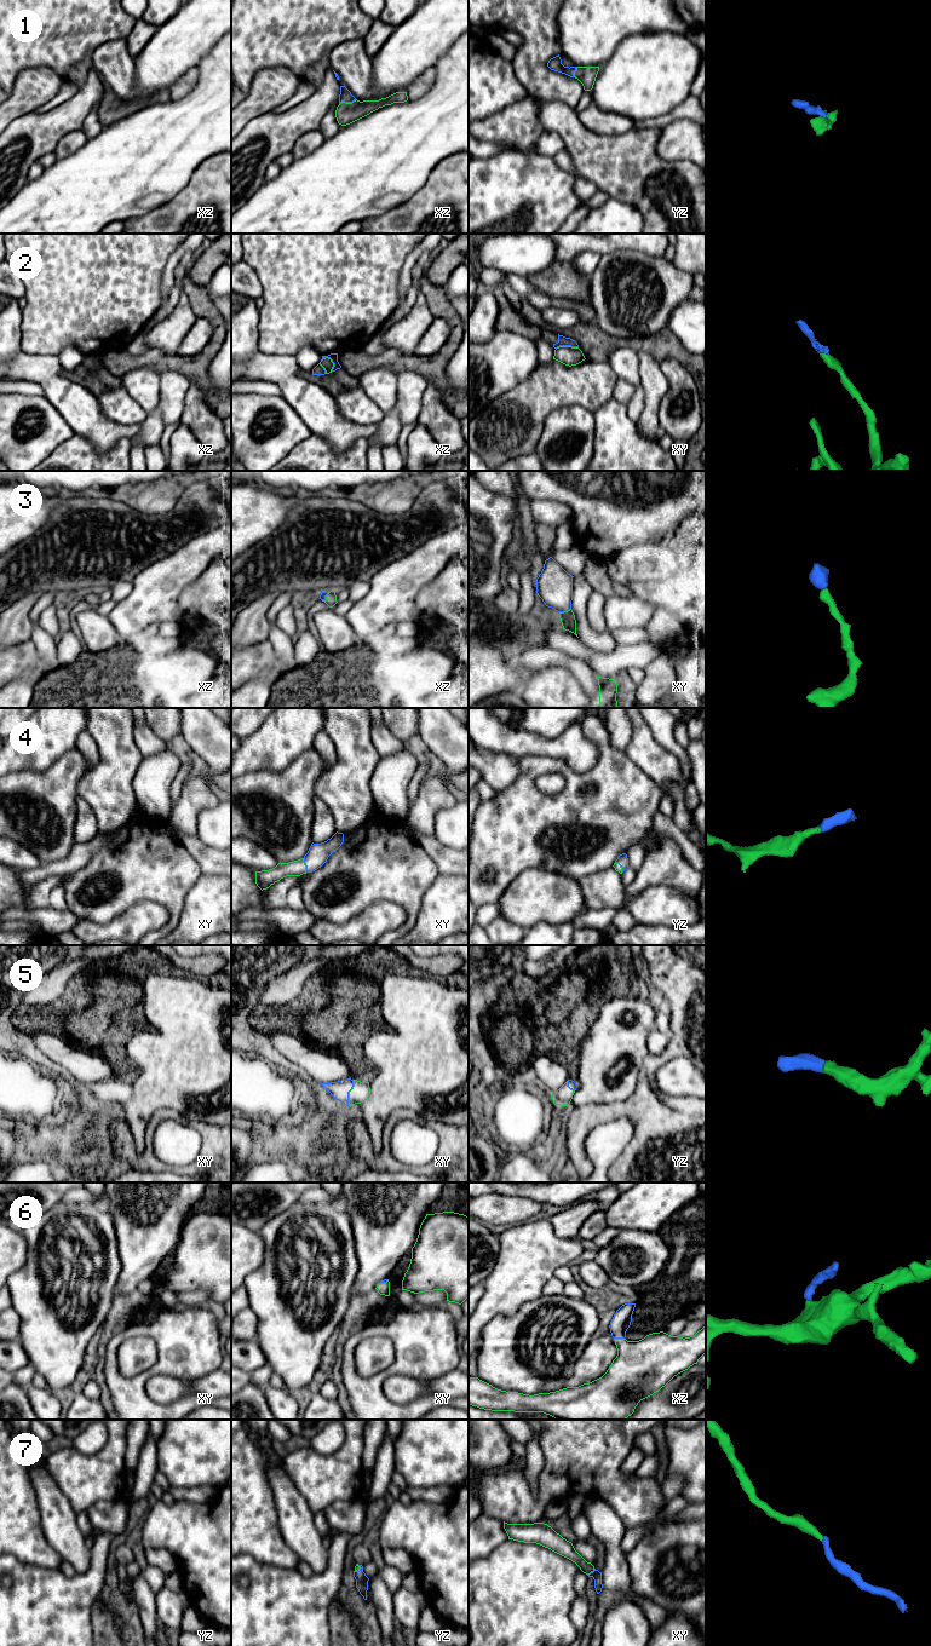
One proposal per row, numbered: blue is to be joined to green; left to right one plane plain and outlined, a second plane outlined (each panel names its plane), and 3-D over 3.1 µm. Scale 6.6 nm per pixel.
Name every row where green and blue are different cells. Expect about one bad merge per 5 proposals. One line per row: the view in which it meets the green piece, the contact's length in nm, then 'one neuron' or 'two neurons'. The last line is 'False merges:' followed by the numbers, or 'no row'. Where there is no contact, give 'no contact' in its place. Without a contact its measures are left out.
1: xz | 120 nm | one neuron
2: xy | 150 nm | two neurons
3: xy | 90 nm | one neuron
4: xy | 100 nm | one neuron
5: xy | 180 nm | one neuron
6: xz | 60 nm | one neuron
7: xy | 70 nm | one neuron
False merges: 2

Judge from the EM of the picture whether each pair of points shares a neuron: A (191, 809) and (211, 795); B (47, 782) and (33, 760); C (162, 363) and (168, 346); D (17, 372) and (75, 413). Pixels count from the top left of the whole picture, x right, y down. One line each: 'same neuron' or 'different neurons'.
A: same neuron
B: different neurons
C: different neurons
D: same neuron

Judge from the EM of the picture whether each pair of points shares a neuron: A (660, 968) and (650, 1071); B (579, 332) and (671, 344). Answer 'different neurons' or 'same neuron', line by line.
A: same neuron
B: same neuron

